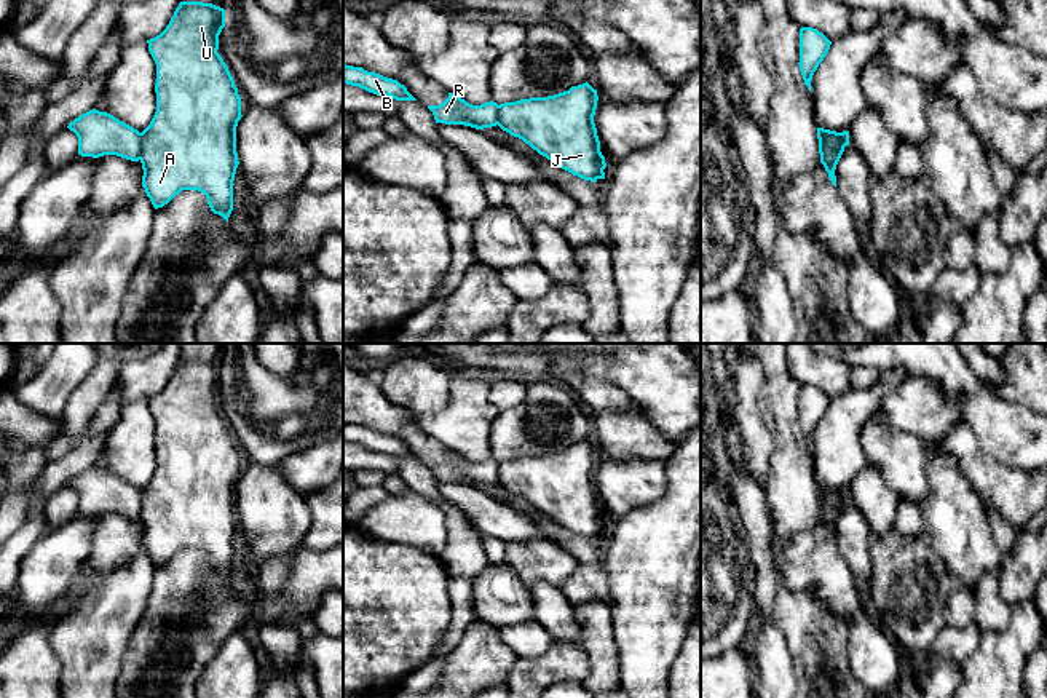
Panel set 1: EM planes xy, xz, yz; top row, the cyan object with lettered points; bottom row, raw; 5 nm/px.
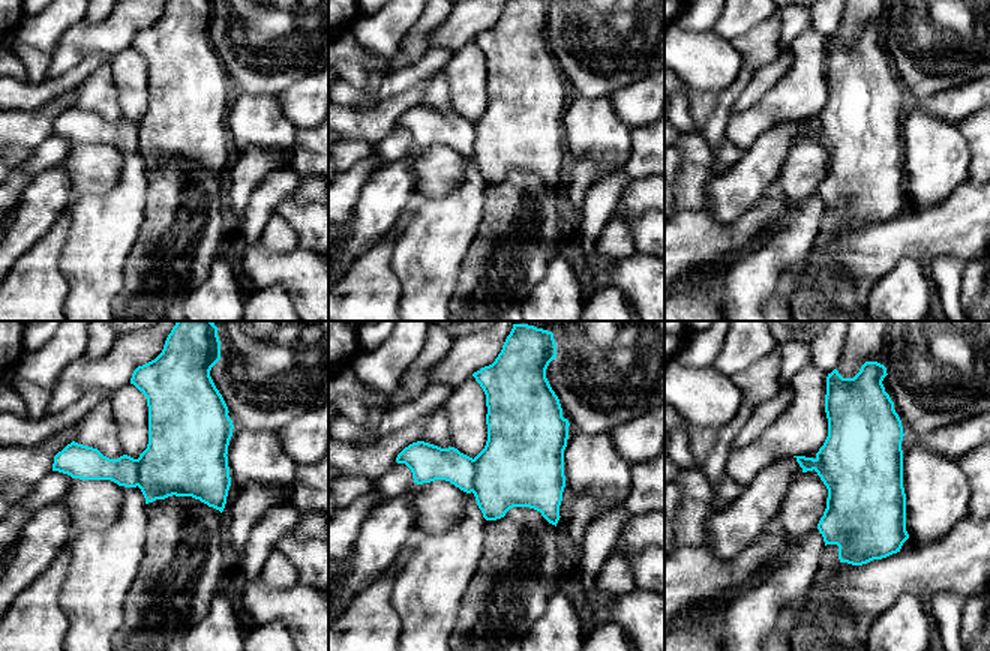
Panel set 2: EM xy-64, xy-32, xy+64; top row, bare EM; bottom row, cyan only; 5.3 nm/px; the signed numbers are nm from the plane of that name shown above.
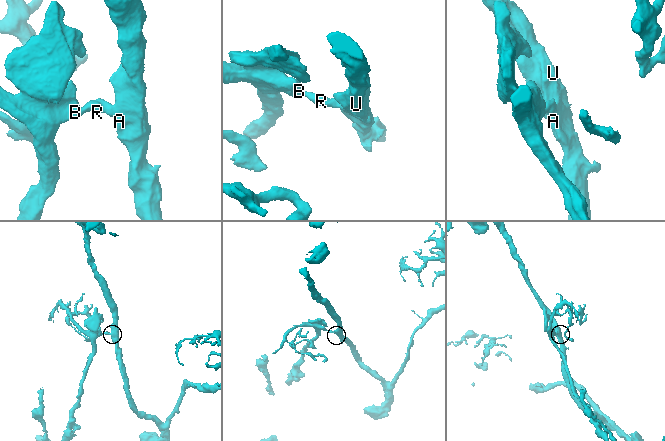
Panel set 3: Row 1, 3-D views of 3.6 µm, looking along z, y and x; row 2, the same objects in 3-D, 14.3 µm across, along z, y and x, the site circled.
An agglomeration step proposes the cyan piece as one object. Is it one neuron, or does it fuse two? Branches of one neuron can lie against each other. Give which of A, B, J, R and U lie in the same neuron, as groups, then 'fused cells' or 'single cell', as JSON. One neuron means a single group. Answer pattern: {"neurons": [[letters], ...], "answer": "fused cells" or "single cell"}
{"neurons": [["A", "J", "U"], ["B", "R"]], "answer": "fused cells"}

